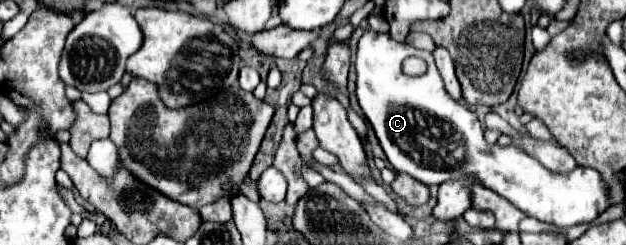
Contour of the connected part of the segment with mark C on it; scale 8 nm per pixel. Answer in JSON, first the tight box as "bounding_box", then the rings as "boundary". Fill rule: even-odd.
{"bounding_box":[355,31,609,227],"boundary":[[[365,31],[357,45],[355,69],[359,105],[397,173],[405,173],[427,187],[441,185],[461,175],[475,175],[483,187],[509,199],[529,217],[559,227],[589,223],[609,207],[605,183],[601,183],[597,171],[575,167],[569,173],[553,173],[513,145],[489,147],[483,139],[483,127],[477,115],[463,103],[453,101],[445,91],[429,51],[397,43],[389,33]],[[409,55],[427,61],[429,69],[425,75],[409,77],[403,73],[403,57]]]}

